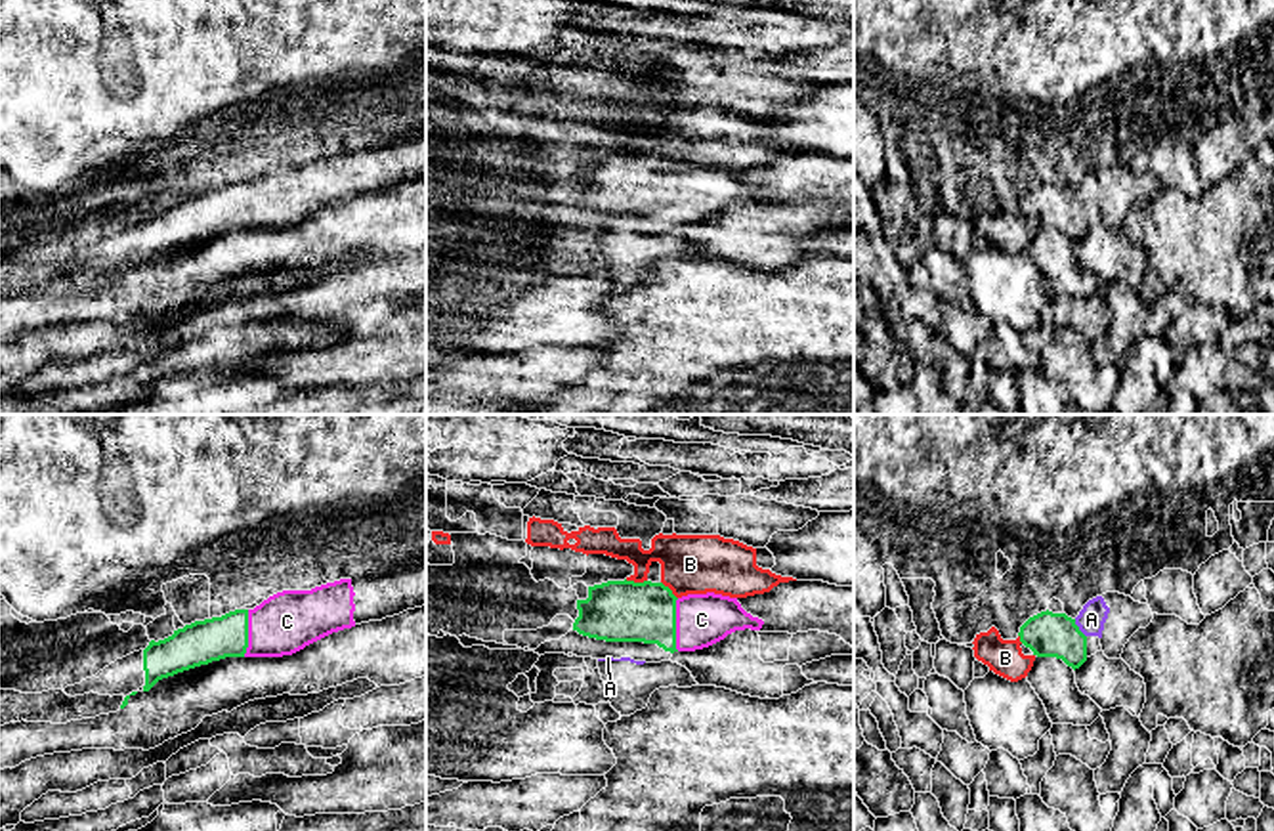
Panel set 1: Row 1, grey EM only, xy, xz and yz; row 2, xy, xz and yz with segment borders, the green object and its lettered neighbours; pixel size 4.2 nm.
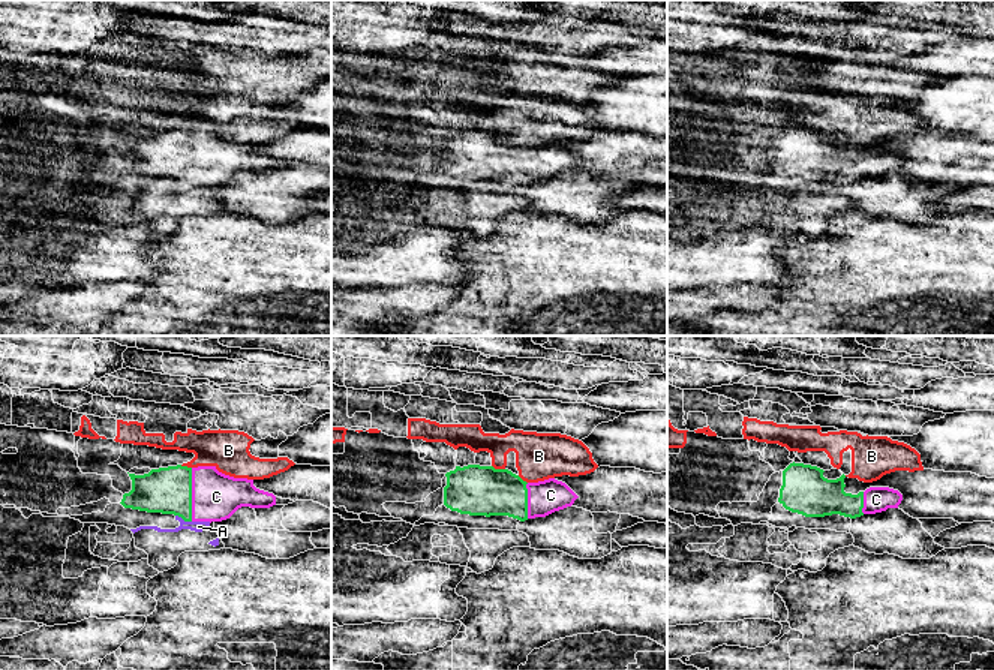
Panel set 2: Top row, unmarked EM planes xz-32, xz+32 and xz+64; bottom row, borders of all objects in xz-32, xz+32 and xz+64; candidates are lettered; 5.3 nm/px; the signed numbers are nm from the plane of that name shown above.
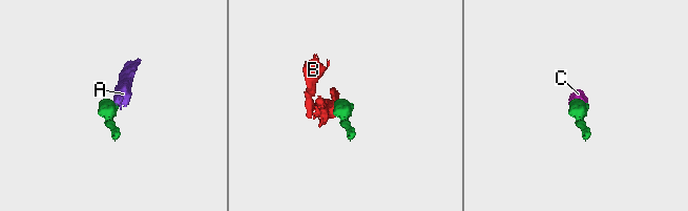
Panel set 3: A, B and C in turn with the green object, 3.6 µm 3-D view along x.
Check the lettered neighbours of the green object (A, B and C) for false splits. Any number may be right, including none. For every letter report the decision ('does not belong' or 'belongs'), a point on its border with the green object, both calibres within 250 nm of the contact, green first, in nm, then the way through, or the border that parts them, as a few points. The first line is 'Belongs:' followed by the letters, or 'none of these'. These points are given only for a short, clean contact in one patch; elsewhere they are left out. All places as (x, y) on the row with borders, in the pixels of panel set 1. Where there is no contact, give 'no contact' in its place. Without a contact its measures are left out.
Belongs: C
A: does not belong | yz (1078, 629) | 190/120 nm | along yz (1074, 619), (1085, 637)
B: does not belong | xz (636, 583) | 260/260 nm | along xz (625, 579), (646, 581)
C: belongs | xz (675, 625) | 260/220 nm | across xz (644, 612), (675, 625), (701, 619)

